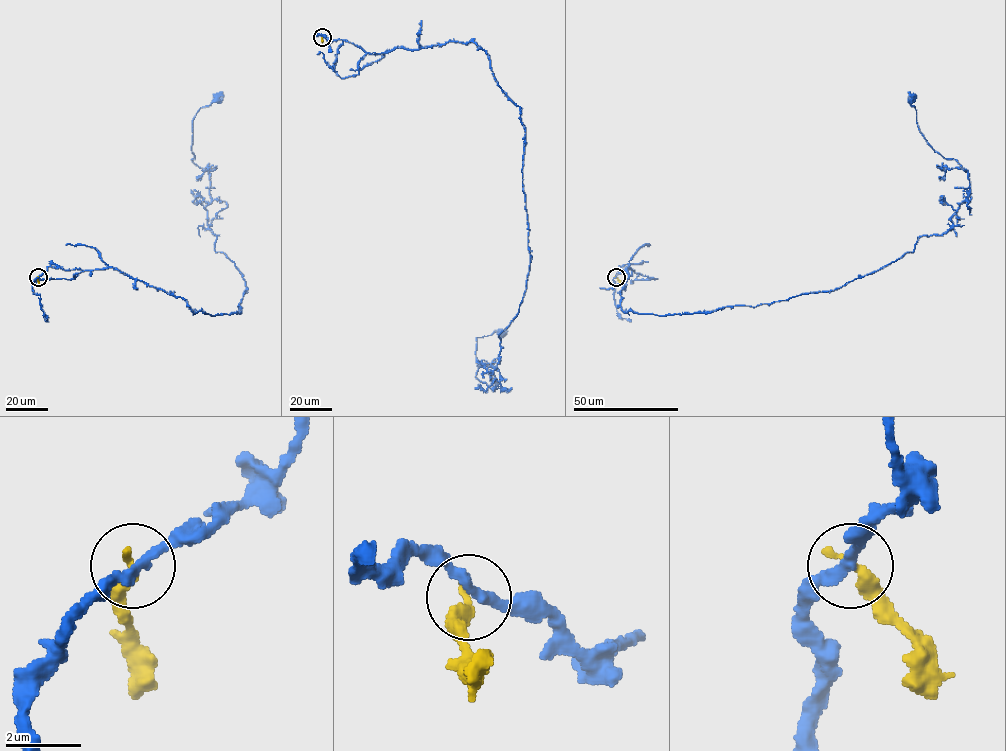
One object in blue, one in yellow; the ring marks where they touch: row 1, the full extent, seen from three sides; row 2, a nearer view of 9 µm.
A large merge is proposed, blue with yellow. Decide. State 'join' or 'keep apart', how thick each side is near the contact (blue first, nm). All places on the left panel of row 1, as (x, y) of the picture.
keep apart; 280 nm thick on the blue side, 380 nm on the other

